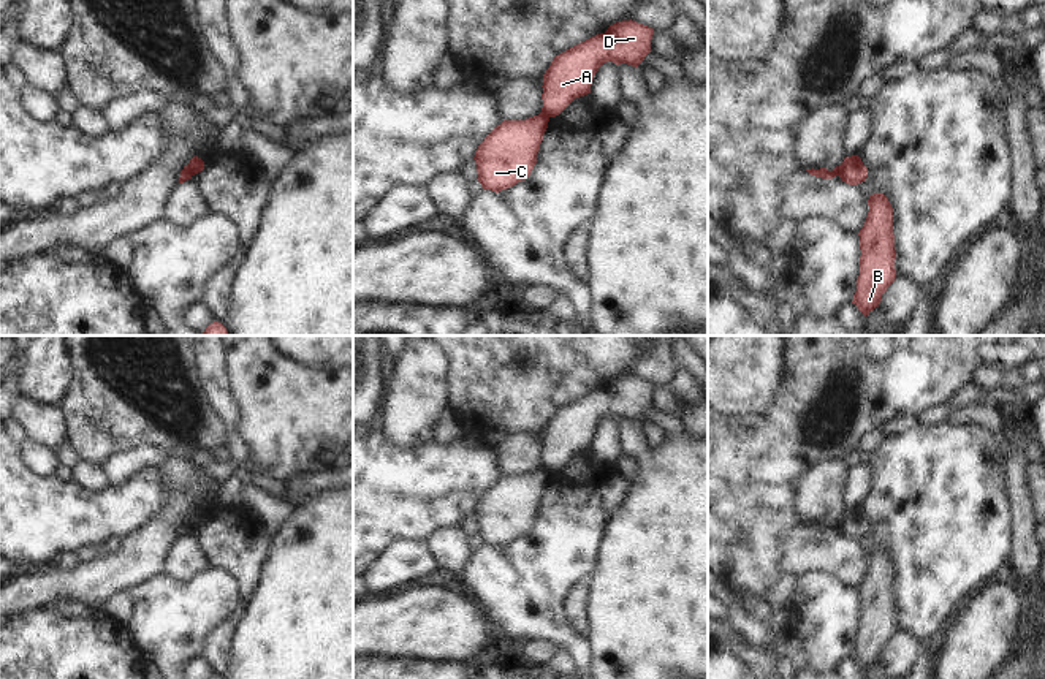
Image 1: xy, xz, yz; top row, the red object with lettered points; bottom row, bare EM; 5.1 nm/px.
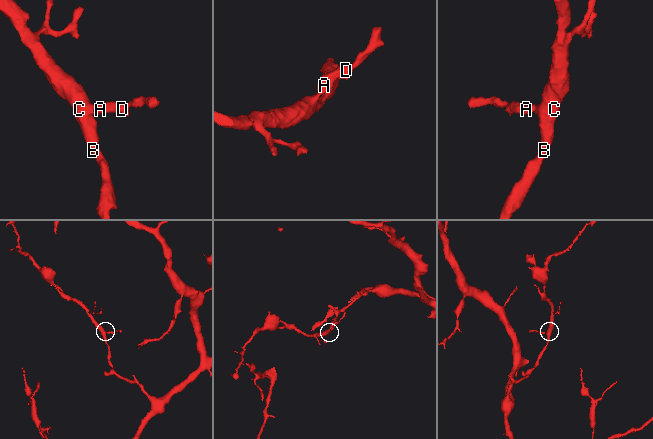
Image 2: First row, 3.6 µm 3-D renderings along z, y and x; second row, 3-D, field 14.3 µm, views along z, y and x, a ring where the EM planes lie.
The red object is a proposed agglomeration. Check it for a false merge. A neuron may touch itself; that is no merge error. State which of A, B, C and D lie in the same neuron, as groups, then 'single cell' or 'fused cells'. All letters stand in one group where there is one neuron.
A D / B C | fused cells

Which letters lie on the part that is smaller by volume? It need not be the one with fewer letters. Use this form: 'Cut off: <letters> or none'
Cut off: A, D

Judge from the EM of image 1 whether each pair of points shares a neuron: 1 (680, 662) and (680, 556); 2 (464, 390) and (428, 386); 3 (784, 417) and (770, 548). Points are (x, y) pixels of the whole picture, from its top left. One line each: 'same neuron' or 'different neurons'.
1: same neuron
2: different neurons
3: same neuron

